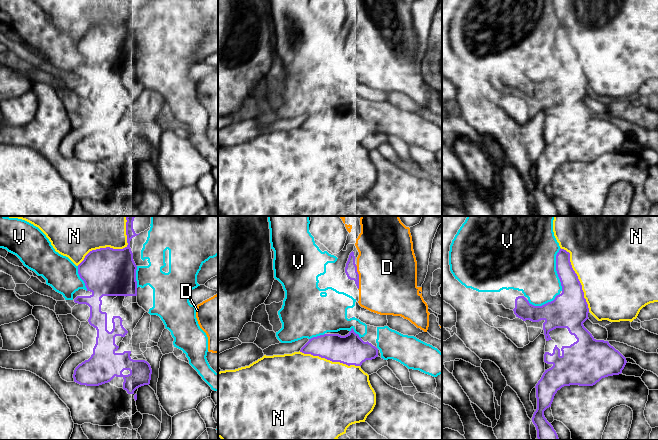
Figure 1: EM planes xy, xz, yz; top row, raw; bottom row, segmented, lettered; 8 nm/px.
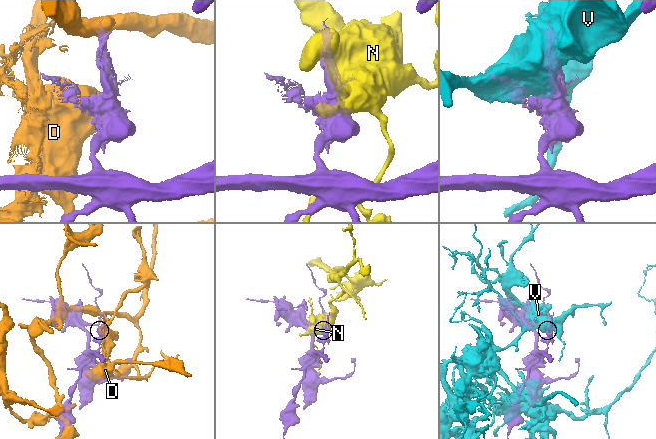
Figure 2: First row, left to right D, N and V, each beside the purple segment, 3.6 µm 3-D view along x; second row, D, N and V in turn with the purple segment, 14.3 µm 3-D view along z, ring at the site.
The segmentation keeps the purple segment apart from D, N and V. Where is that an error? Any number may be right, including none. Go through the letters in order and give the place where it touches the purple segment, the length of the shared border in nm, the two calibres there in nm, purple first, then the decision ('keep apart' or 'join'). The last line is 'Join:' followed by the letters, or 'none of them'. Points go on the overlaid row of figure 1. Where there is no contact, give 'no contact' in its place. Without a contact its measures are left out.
D: meets purple in xz at (358, 277); contact 200 nm long; 100 nm thick on the purple side, 480 nm on the other; keep apart
N: meets purple in xy at (115, 249); contact 550 nm long; 380 nm thick on the purple side, 420 nm on the other; keep apart
V: meets purple in yz at (556, 269); contact 340 nm long; 180 nm thick on the purple side, 480 nm on the other; keep apart
Join: none of them

